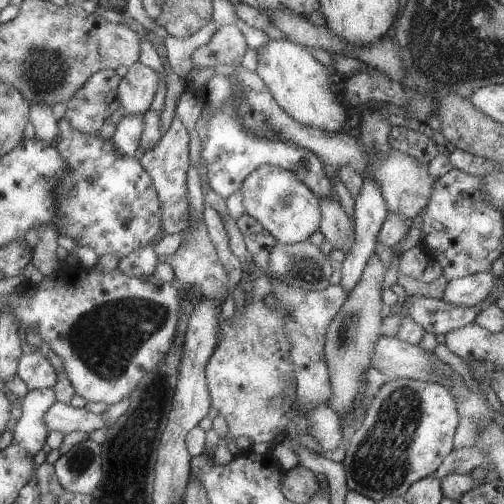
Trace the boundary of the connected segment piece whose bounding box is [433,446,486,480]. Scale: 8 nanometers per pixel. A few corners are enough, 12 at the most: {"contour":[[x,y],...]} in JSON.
{"contour":[[478,447],[454,448],[433,472],[442,480],[485,466]]}

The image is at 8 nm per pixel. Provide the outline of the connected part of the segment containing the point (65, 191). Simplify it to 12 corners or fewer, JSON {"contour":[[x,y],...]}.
{"contour":[[58,120],[55,231],[120,260],[166,234],[152,177]]}

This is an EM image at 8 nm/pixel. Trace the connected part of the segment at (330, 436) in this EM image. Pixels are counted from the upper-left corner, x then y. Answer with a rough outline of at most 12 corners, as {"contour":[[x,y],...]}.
{"contour":[[321,404],[307,413],[312,436],[329,455],[342,442],[339,414]]}

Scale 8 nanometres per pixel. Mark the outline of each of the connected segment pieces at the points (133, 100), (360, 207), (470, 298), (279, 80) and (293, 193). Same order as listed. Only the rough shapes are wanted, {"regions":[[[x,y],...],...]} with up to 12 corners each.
{"regions":[[[140,61],[128,67],[118,93],[124,117],[149,110],[158,71]],[[367,175],[355,198],[355,241],[339,285],[348,295],[375,254],[389,211]],[[490,270],[447,282],[443,299],[476,307],[497,287]],[[270,39],[256,72],[294,120],[342,133],[348,108],[305,46]],[[288,169],[243,180],[246,214],[278,243],[320,228],[318,196]]]}

